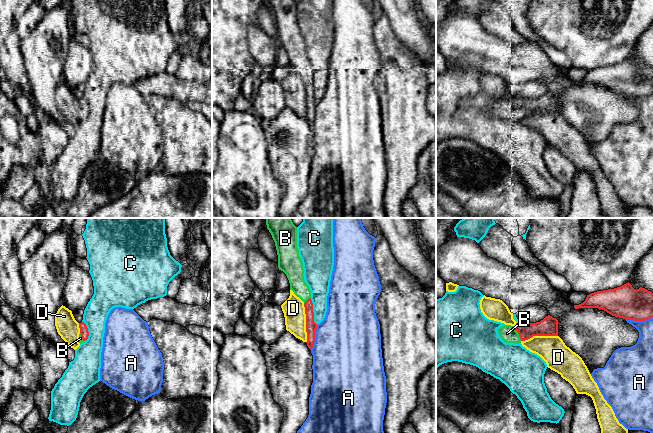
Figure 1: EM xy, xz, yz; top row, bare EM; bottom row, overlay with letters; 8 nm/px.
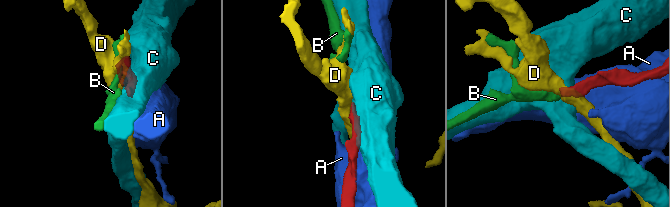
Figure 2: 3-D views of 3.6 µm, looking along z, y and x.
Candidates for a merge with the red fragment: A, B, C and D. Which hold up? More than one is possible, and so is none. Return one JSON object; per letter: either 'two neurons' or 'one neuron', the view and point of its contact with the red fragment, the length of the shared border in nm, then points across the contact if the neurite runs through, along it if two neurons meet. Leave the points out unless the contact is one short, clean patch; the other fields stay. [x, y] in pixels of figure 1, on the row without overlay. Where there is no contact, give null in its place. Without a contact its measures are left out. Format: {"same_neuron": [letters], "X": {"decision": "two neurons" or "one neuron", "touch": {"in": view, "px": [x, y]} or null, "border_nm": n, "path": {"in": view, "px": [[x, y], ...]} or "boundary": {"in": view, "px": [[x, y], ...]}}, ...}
{"same_neuron": ["B"], "A": {"decision": "two neurons", "touch": {"in": "yz", "px": [639, 96]}, "border_nm": 220}, "B": {"decision": "one neuron", "touch": {"in": "yz", "px": [518, 109]}, "border_nm": 140}, "C": {"decision": "two neurons", "touch": {"in": "xz", "px": [312, 87]}, "border_nm": 220, "boundary": {"in": "xz", "px": [[310, 74], [313, 80], [313, 96], [317, 100]]}}, "D": {"decision": "two neurons", "touch": {"in": "xz", "px": [306, 99]}, "border_nm": 320, "boundary": {"in": "xz", "px": [[303, 79], [306, 95], [306, 118]]}}}

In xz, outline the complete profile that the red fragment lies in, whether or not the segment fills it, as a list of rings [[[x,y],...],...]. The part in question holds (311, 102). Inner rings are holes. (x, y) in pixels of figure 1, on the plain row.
[[[266,0],[267,5],[272,11],[275,18],[278,31],[278,44],[283,47],[290,59],[290,66],[304,78],[306,90],[306,108],[307,108],[307,122],[311,126],[315,118],[315,107],[317,100],[314,98],[313,79],[311,76],[311,67],[309,62],[304,57],[303,39],[299,32],[297,24],[297,3],[294,0]]]

